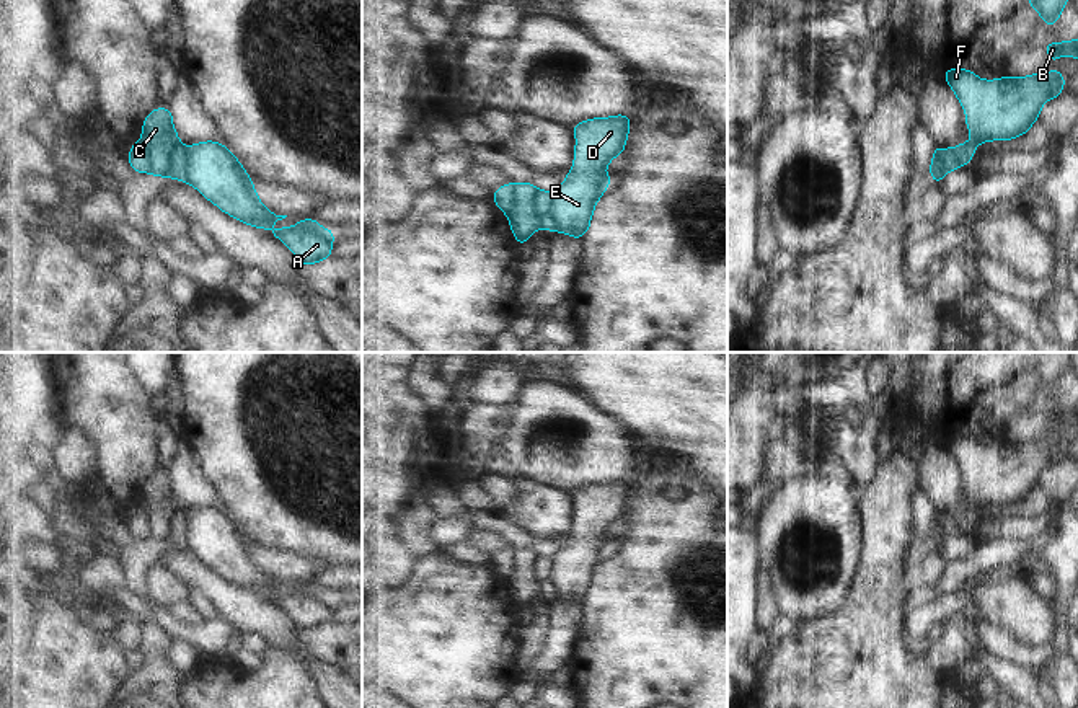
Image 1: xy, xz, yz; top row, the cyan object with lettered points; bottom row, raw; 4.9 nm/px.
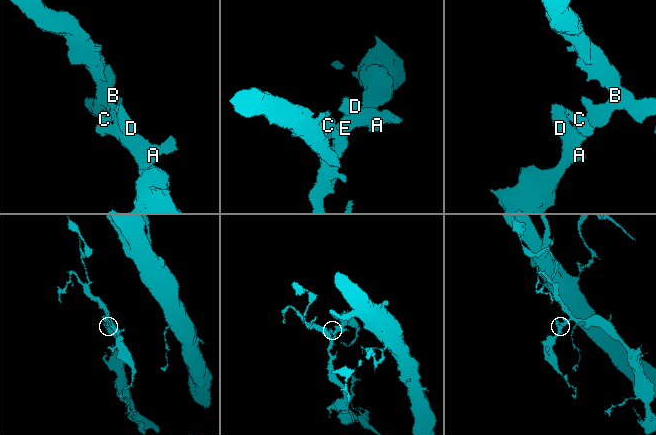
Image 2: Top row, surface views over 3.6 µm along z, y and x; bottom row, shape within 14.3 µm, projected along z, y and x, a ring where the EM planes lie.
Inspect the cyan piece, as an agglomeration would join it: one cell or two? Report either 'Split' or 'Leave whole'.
Split

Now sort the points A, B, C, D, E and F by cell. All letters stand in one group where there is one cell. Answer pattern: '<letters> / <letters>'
A B D E F / C

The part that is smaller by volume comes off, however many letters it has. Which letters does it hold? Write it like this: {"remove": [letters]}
{"remove": ["C"]}

